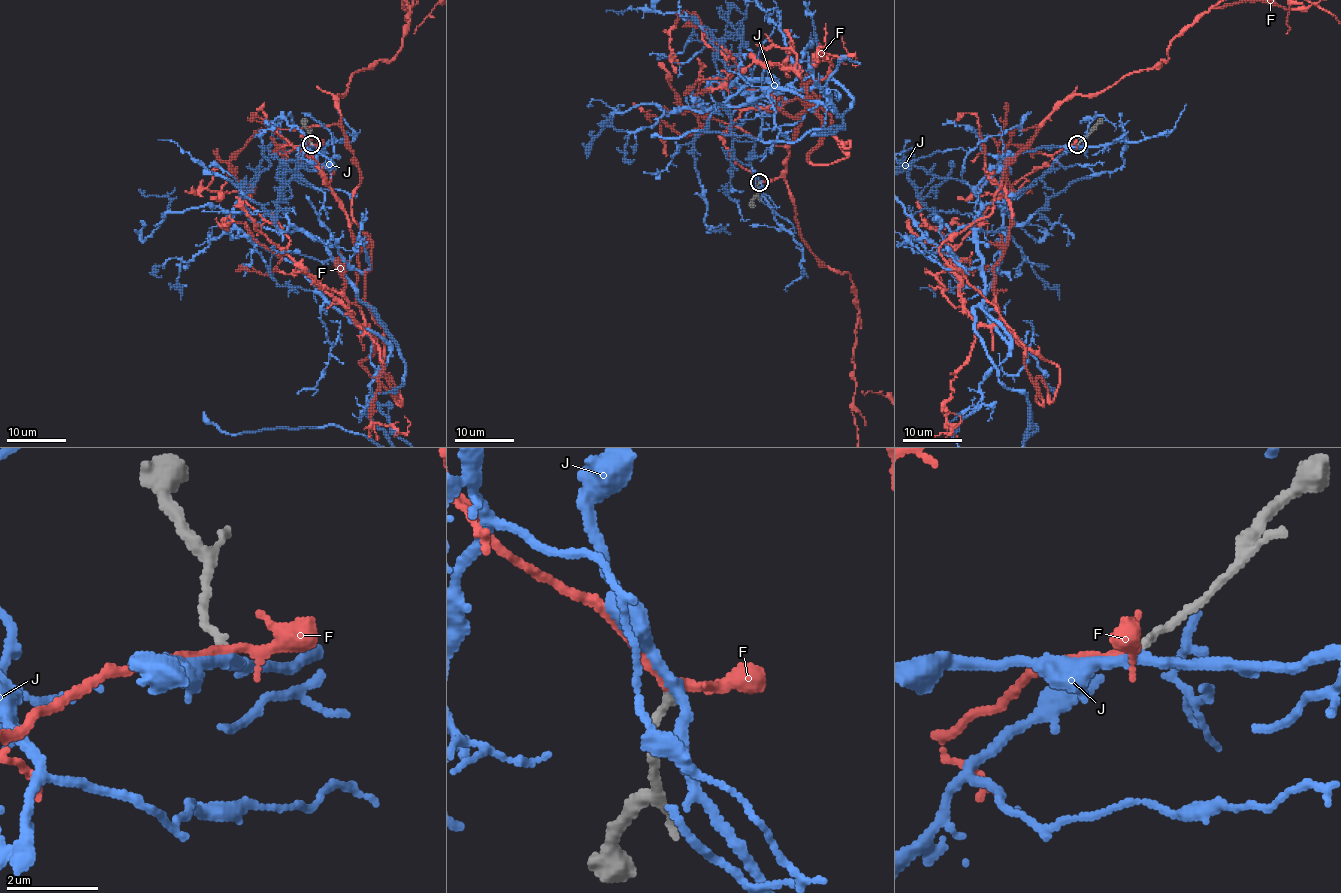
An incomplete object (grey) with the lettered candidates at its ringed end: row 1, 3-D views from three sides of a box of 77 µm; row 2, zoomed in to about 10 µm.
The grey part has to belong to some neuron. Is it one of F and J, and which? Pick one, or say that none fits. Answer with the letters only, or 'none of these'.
F

